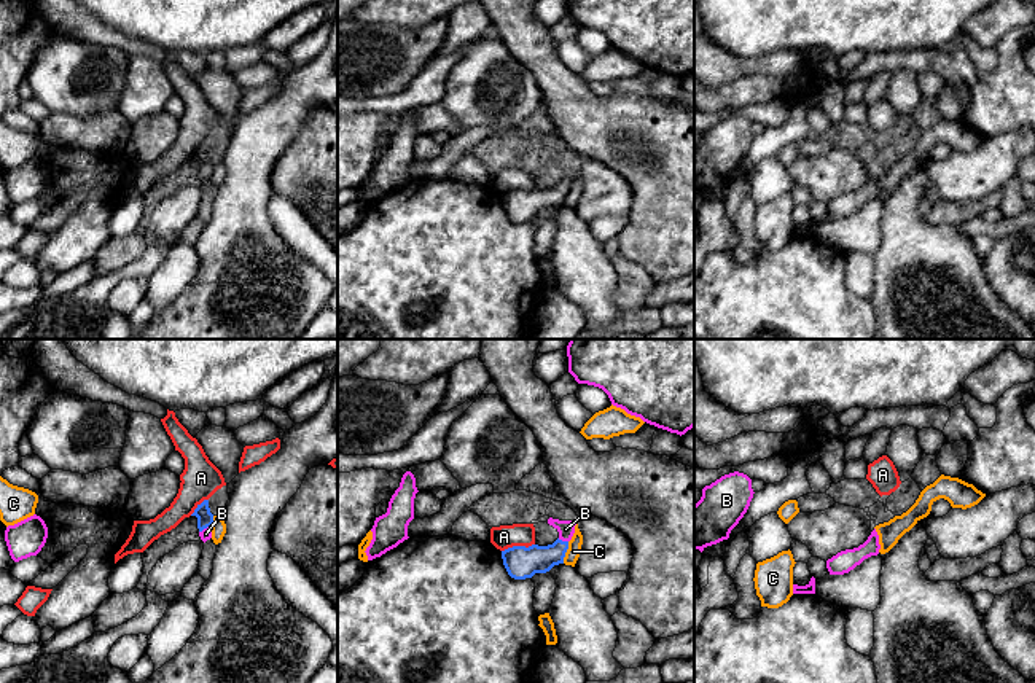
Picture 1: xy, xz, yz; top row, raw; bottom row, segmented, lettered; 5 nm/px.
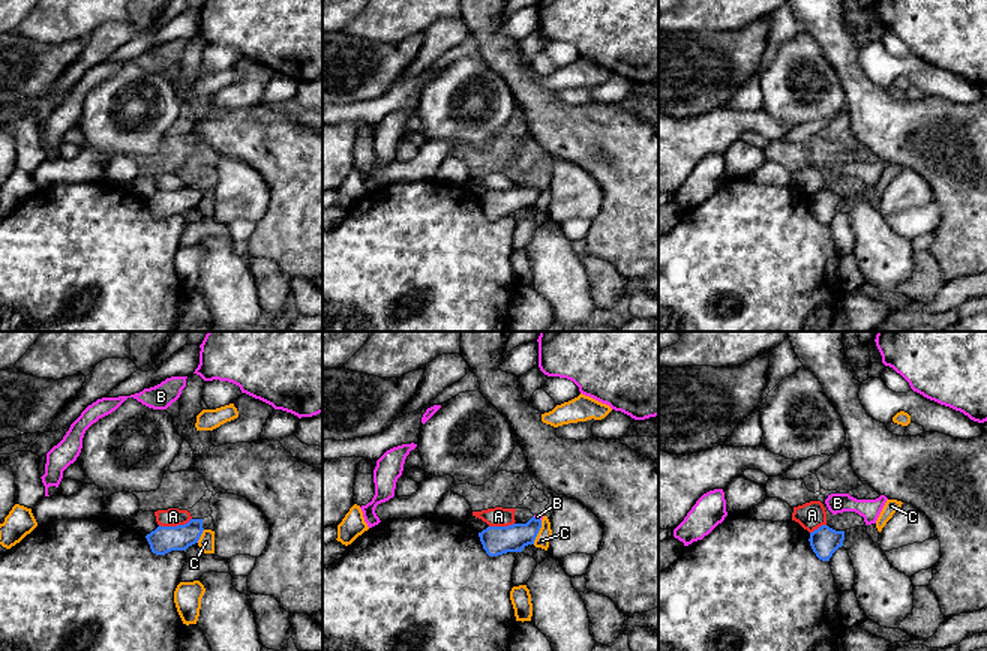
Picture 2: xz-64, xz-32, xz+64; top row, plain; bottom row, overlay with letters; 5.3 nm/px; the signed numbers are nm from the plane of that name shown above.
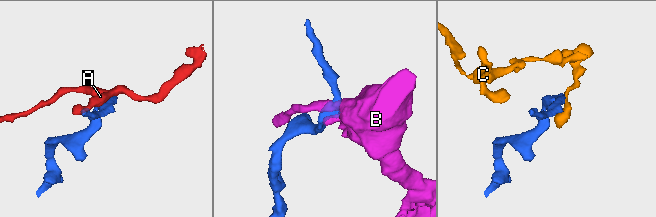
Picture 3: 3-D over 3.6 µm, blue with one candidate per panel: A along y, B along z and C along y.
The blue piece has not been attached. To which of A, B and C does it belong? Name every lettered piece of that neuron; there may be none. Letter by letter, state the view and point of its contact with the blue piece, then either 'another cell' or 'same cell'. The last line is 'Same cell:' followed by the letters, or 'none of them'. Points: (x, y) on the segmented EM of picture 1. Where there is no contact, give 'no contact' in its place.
A: xz (518, 546) | another cell
B: xz (561, 540) | same cell
C: xz (566, 551) | another cell
Same cell: B

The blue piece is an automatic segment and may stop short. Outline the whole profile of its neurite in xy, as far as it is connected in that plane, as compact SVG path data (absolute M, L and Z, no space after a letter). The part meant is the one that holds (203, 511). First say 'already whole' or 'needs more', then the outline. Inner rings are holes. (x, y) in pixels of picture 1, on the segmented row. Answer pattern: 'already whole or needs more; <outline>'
needs more; M204 500L191 516L197 517L197 529L199 529L199 537L205 543L207 540L212 538L212 524L213 524L213 514L210 513L209 508L209 500Z

